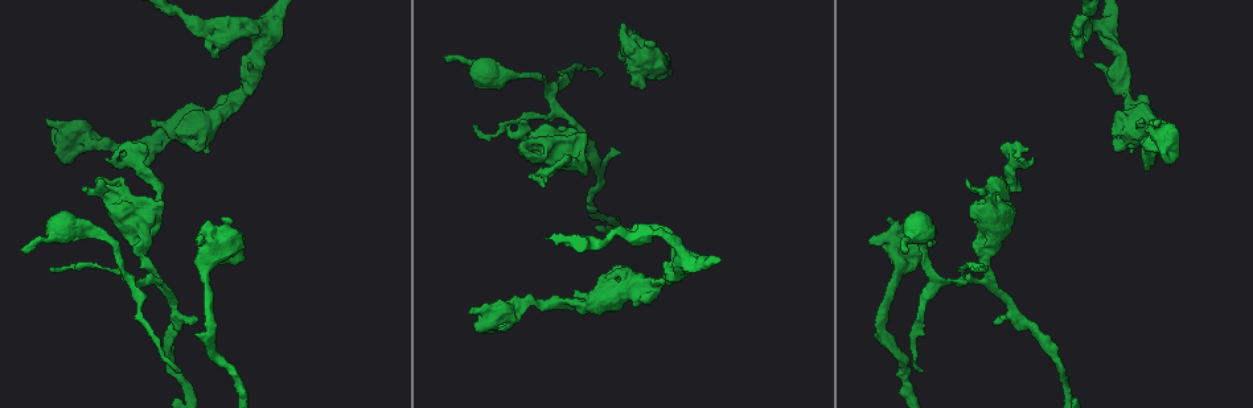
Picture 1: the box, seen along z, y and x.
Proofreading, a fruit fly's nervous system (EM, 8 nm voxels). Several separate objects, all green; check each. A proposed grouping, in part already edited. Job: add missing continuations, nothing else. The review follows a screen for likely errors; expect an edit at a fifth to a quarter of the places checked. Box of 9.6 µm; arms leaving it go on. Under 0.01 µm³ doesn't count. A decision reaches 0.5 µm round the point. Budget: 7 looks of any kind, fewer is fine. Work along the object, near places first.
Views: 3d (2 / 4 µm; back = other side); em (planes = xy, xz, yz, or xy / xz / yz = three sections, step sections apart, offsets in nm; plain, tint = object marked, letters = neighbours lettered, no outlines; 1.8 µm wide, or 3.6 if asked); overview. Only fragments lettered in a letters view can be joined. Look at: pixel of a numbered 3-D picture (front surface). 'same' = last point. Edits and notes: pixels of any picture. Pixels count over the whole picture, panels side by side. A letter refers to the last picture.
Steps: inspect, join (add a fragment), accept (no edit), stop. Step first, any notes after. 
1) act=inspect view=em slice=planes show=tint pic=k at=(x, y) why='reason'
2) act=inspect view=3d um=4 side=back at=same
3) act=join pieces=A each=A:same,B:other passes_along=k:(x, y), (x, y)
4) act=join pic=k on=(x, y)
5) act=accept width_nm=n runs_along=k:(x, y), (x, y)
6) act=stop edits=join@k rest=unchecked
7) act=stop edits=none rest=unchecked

act=inspect view=3d um=4 side=back pic=1 at=(46, 120) why='free end'

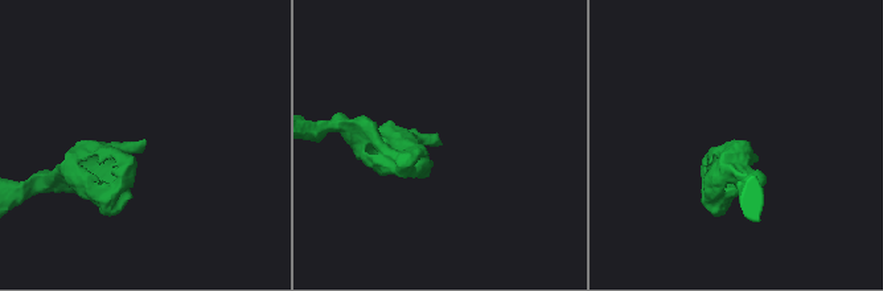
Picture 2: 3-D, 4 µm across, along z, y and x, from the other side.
act=inspect view=em slice=planes show=letters pic=2 at=(439, 144)

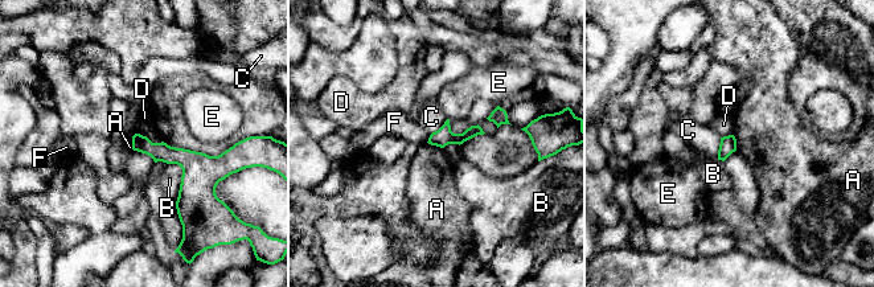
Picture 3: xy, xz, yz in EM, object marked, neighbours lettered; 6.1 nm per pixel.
act=accept longest_contact=B:240nm each=A:other,B:other,C:other,D:other,E:other,F:other runs_along=3:(479, 131), (462, 138), (431, 140) found='no lettered fragment goes on from it'

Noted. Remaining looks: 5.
act=inspect view=em slice=xz step=16 show=letters pic=1 at=(546, 182) why='tapers out'

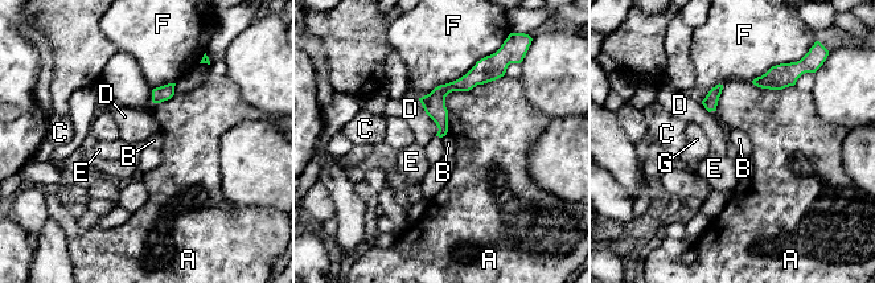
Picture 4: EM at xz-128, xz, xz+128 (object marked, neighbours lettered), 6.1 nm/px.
act=inspect view=em slice=planes show=letters at=same why='cut it another way'

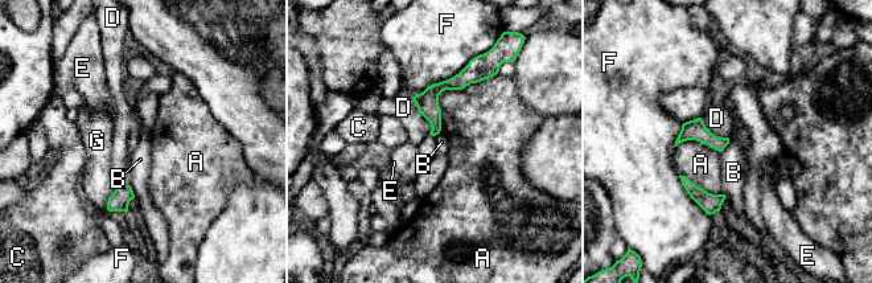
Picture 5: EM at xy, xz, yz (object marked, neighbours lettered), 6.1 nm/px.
act=accept each=A:other,B:other,C:other,D:other,E:other,F:other,G:other border=5:(130, 185), (135, 197) found='none of them fits'

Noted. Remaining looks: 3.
act=inspect view=em slice=planes show=letters pic=1 at=(151, 126) why='free end'

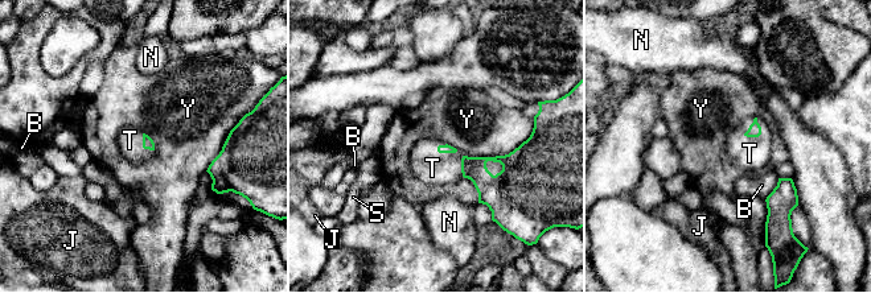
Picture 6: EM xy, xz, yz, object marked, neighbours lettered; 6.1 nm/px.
act=join pieces=T each=B:other,J:other,N:other,S:other,T:same,Y:other passes_along=6:(755, 130), (750, 126), (750, 153) found='the neuron continues'

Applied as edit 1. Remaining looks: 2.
act=stop edits=join@6 rest=unchecked

